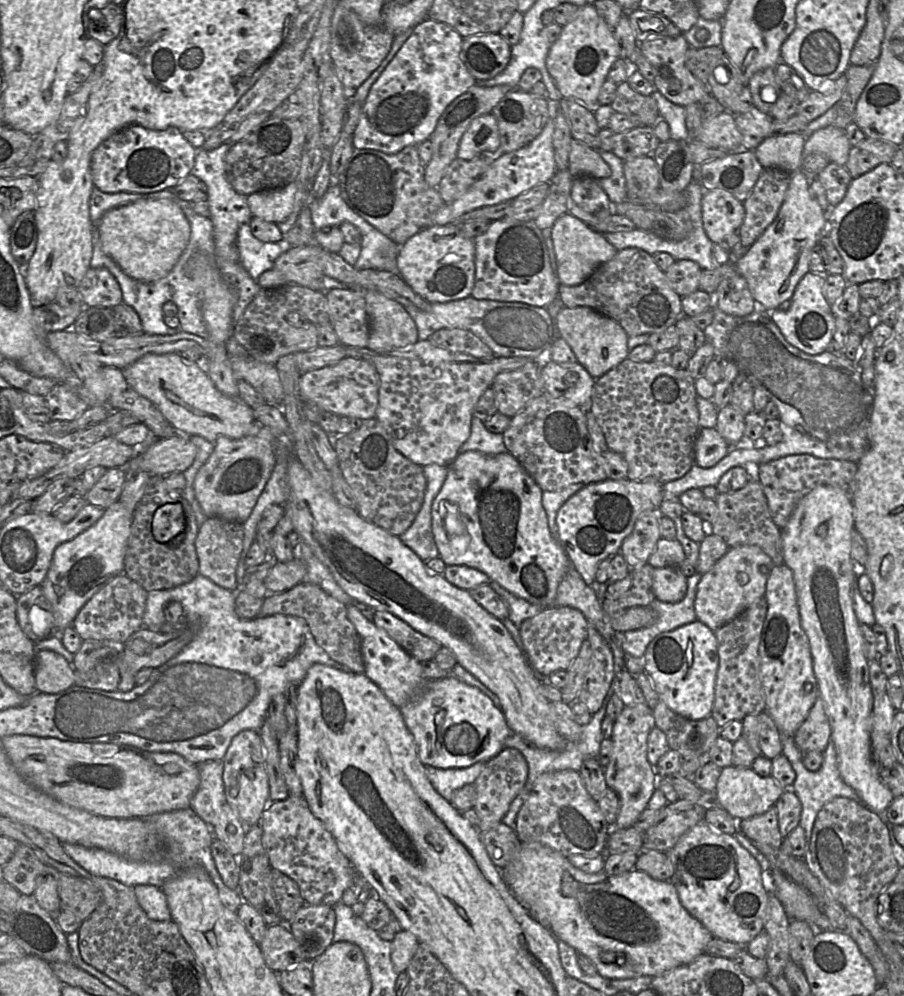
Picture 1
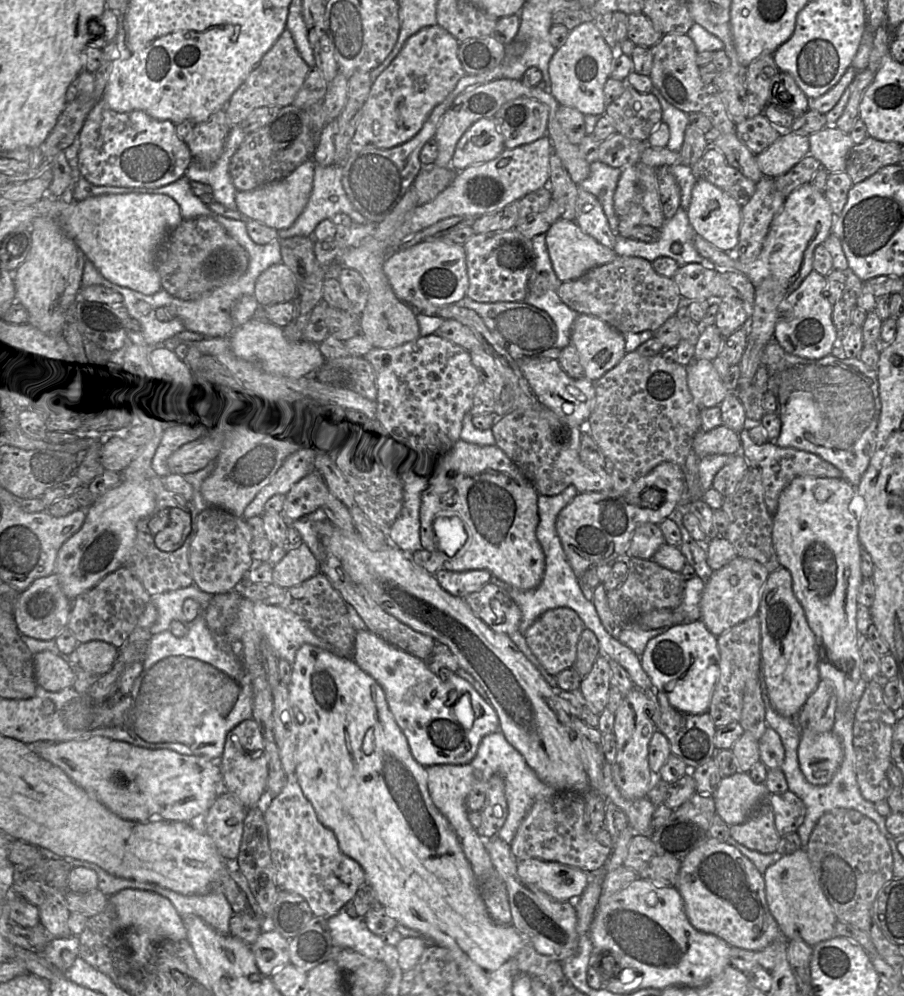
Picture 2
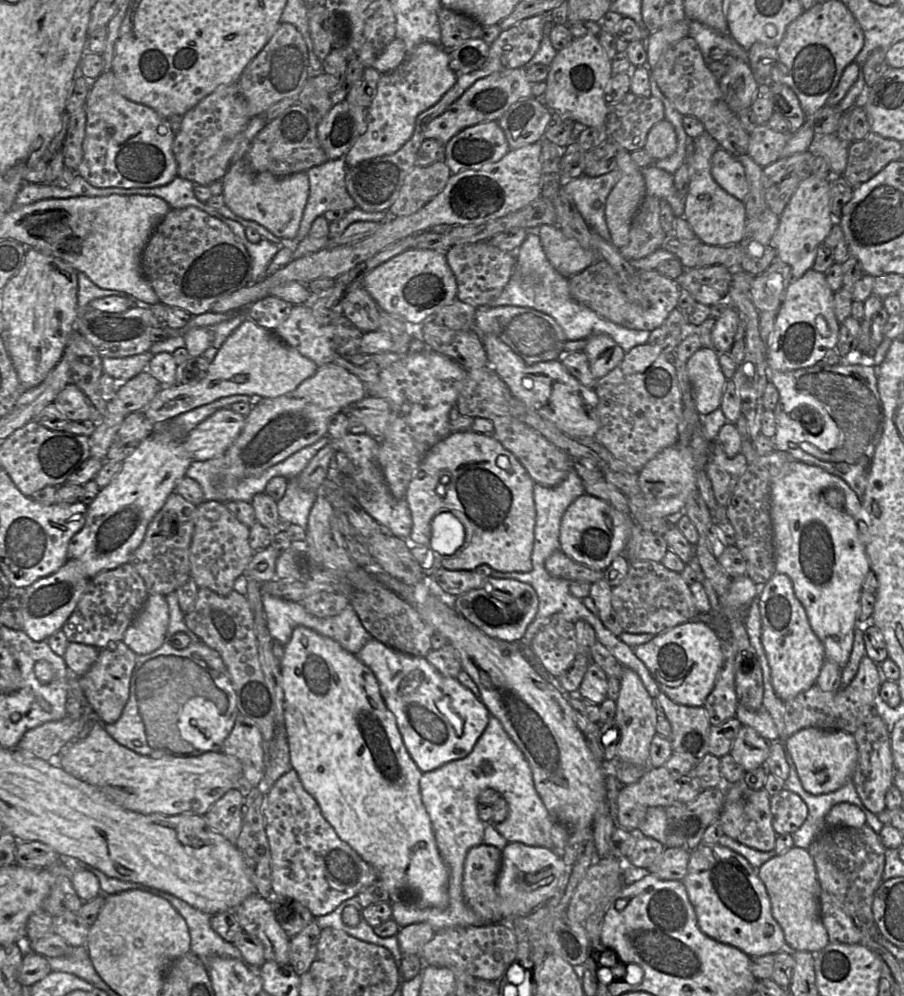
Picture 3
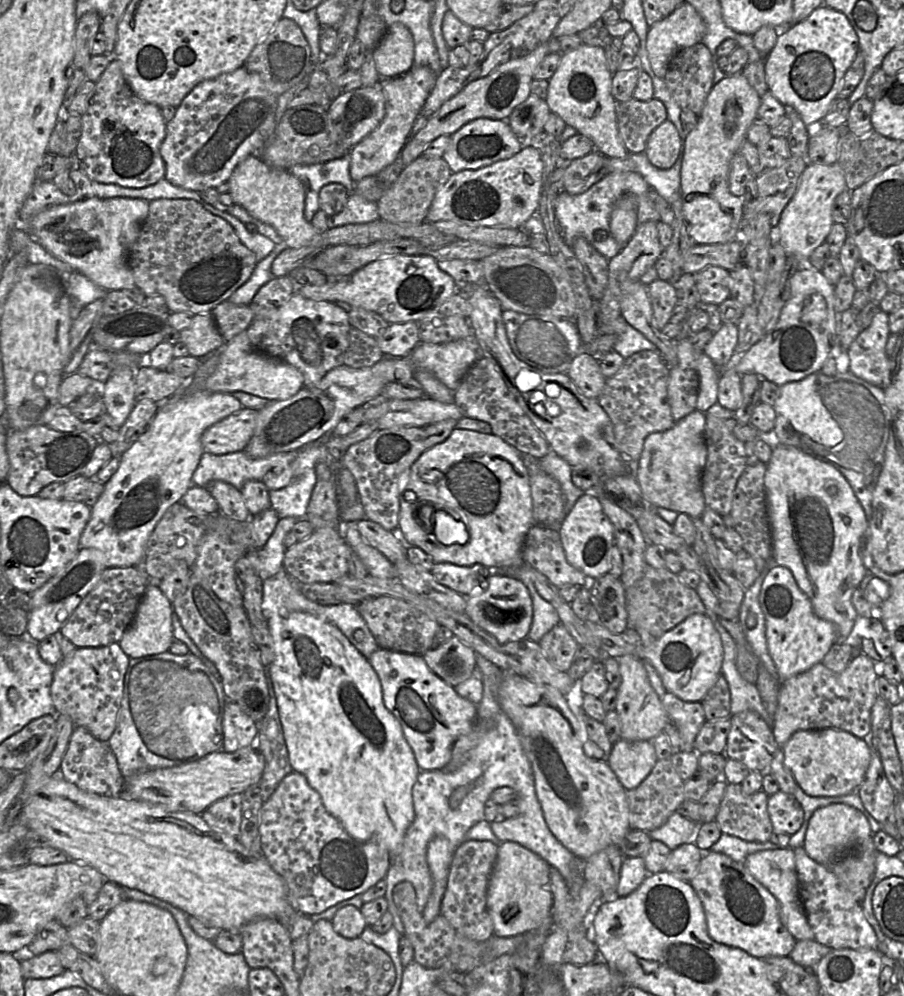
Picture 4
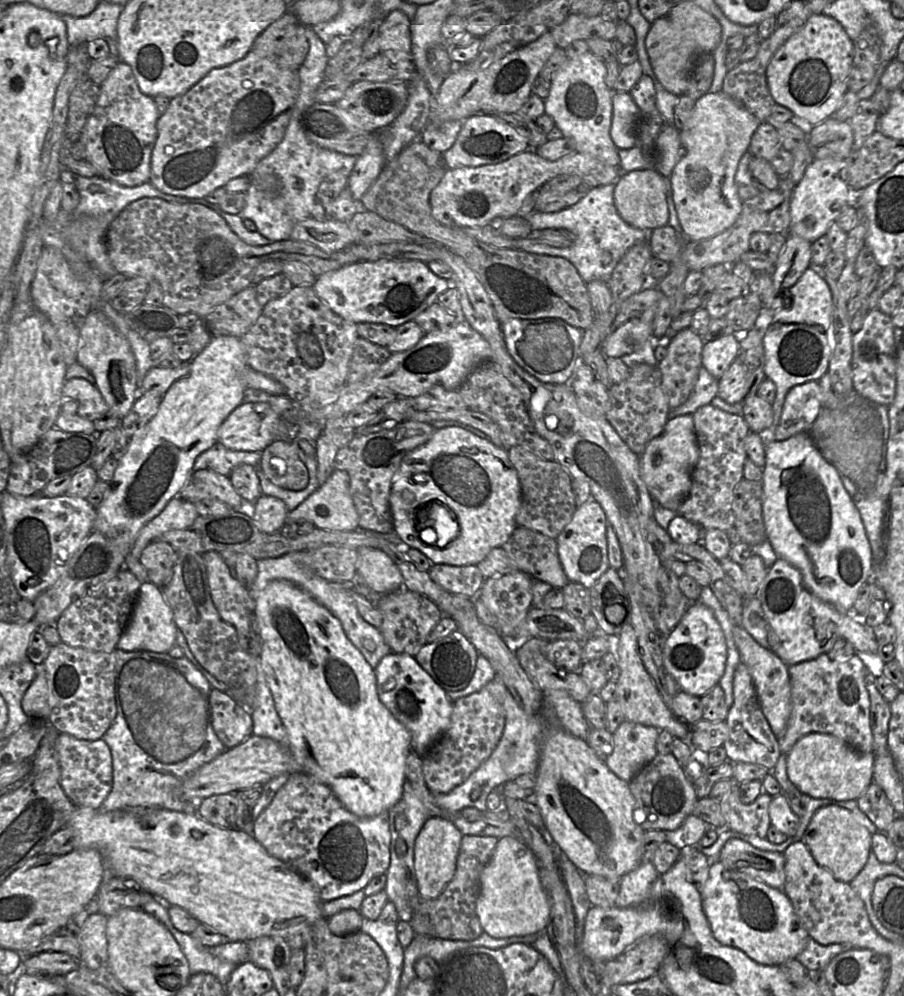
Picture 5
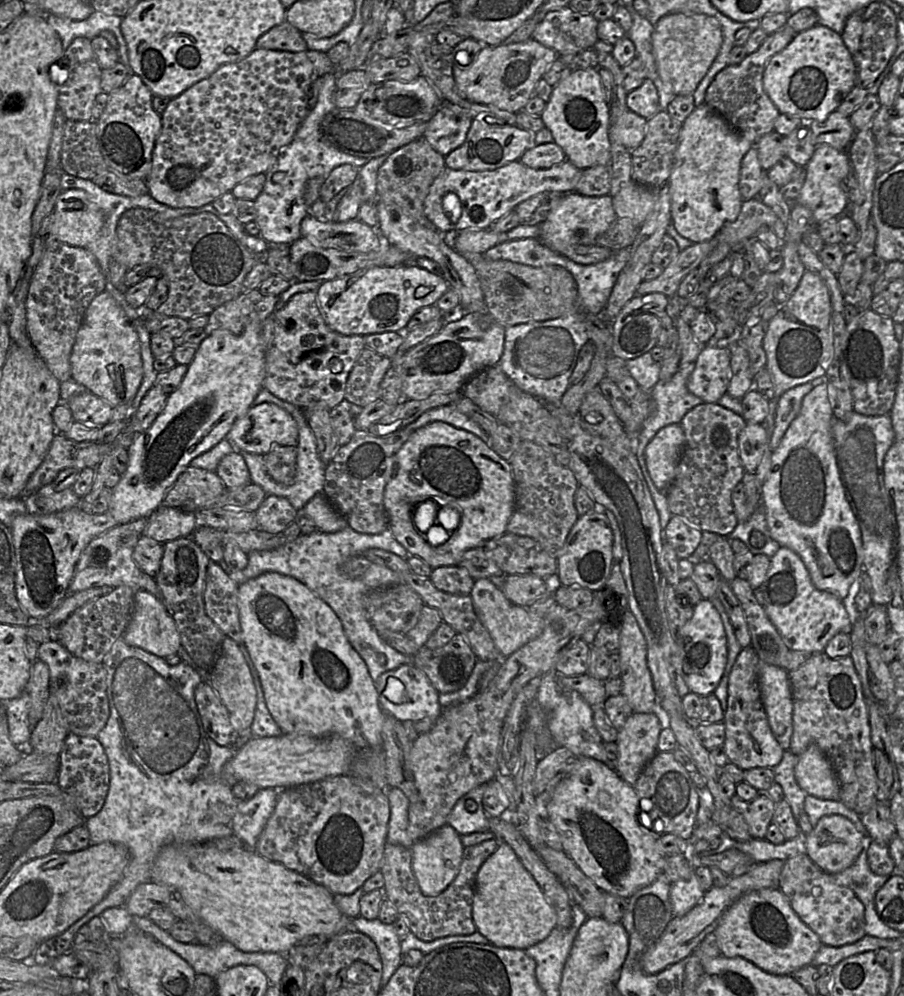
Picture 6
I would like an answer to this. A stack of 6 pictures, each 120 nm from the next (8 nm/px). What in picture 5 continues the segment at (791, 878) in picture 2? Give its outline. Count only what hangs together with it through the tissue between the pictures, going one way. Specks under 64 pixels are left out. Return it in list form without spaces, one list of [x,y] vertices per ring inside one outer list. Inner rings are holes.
[[[731,838],[724,844],[719,861],[770,887],[784,890],[785,857],[781,852],[764,851],[744,840]]]

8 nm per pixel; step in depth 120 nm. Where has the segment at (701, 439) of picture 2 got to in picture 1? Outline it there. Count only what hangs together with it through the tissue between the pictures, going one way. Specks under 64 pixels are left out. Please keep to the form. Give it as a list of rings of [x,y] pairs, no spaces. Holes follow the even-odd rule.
[[[701,428],[695,440],[694,463],[702,468],[711,468],[723,459],[731,448],[716,428]]]

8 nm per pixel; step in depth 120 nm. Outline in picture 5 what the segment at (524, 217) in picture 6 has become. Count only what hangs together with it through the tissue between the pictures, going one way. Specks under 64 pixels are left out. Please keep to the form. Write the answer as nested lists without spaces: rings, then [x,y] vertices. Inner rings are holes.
[[[573,174],[558,175],[548,180],[538,189],[534,209],[541,213],[554,213],[576,204],[586,196],[591,188],[578,176]]]

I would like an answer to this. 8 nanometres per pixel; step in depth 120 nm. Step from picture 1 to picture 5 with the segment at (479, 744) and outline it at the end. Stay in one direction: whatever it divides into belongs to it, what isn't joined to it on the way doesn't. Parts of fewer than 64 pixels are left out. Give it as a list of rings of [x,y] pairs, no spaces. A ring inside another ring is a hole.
[[[392,652],[384,656],[375,668],[375,675],[380,701],[409,730],[411,750],[422,758],[449,726],[453,702],[448,698],[447,691],[409,654]],[[390,678],[395,679],[396,685],[385,692],[383,684]]]

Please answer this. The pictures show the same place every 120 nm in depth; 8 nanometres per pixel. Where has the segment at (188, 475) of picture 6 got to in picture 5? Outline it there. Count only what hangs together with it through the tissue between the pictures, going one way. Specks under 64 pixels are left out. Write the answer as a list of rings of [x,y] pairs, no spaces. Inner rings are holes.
[[[209,469],[194,471],[178,497],[192,503],[205,499],[218,500],[228,504],[233,510],[239,509],[245,502],[228,476]]]

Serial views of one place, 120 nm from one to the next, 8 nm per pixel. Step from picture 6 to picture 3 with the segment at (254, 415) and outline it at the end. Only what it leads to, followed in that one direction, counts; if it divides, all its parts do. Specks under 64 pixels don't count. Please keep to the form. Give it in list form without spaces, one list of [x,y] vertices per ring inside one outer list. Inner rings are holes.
[[[222,408],[199,423],[183,439],[193,461],[206,461],[224,455],[242,431],[246,417]]]

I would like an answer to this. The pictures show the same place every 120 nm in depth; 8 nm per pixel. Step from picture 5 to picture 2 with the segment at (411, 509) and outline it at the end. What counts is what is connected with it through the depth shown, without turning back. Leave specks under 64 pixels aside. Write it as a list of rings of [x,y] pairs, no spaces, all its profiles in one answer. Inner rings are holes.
[[[460,439],[429,469],[419,512],[421,547],[429,552],[438,551],[433,522],[439,517],[458,518],[467,534],[467,541],[455,556],[447,556],[444,569],[453,572],[488,570],[494,577],[518,589],[536,588],[545,571],[545,555],[536,536],[539,524],[538,495],[519,467],[496,444],[480,446]]]

